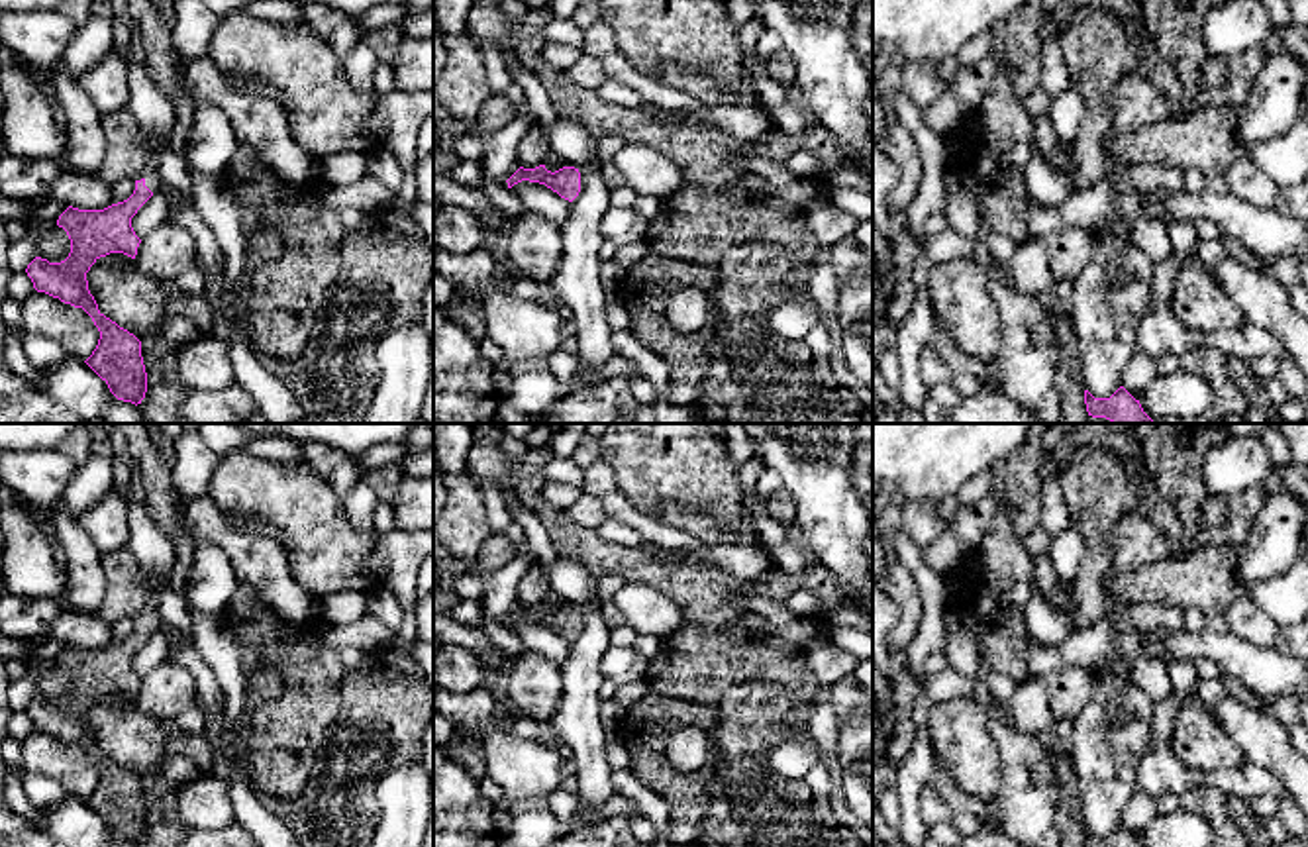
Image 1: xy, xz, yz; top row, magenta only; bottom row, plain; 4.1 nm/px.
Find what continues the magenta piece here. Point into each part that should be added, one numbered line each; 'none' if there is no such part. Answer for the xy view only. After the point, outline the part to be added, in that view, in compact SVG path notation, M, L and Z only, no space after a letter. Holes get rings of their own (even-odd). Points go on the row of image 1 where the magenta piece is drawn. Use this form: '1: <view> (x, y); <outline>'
1: xy (153, 181); M149 135L151 147L153 147L153 161L147 167L147 174L145 174L145 186L151 192L157 192L163 184L161 176L159 176L159 169L157 169L157 161L159 161L159 153L161 153L161 141L153 135Z

